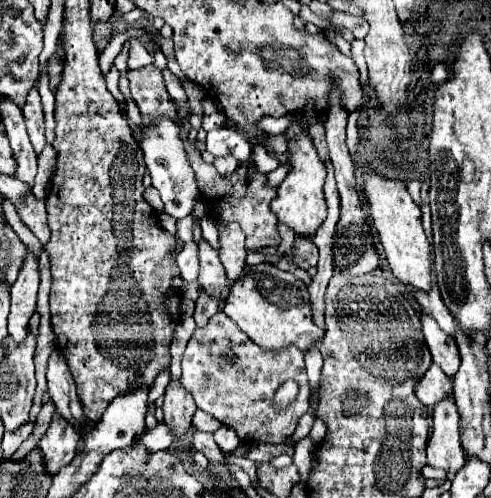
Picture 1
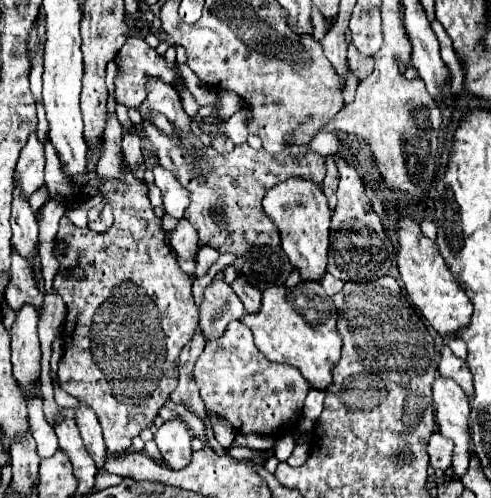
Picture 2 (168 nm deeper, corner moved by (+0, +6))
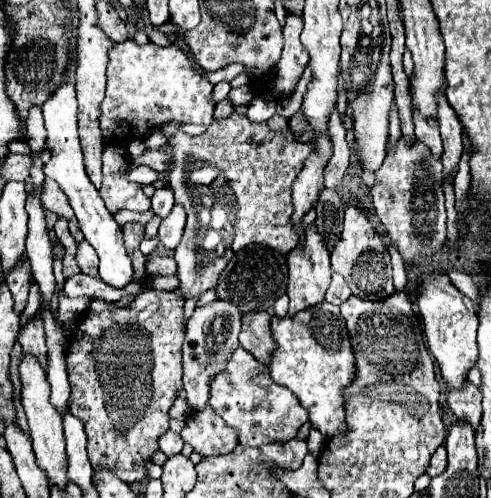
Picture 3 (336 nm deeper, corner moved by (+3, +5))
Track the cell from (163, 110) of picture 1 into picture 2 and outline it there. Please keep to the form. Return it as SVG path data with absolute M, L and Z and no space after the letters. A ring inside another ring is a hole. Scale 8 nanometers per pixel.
M159 78L147 80L147 98L139 106L139 112L143 116L143 134L155 146L159 164L169 168L191 192L191 204L185 212L185 218L197 230L199 244L209 244L219 252L233 252L243 256L251 244L279 246L279 230L261 206L267 190L291 176L307 176L307 180L317 180L317 184L321 184L325 178L325 158L315 152L295 158L291 156L289 148L285 148L279 156L271 156L269 152L263 152L263 148L257 152L249 144L239 144L231 154L221 156L213 148L193 148L193 144L185 144L183 136L191 134L191 118L185 114L177 90ZM157 112L165 114L177 132L169 136L163 134L153 124L153 116Z

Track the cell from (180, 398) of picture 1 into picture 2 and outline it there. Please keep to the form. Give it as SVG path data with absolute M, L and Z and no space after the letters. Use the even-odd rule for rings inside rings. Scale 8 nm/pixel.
M181 418L167 420L155 432L155 442L169 468L185 468L189 464L191 454L193 454L191 440L193 436L189 434L187 424Z

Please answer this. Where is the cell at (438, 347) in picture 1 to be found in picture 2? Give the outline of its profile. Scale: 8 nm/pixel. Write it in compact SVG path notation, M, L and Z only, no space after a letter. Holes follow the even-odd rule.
M443 346L439 352L439 372L441 372L441 376L451 376L465 390L467 396L473 394L473 380L471 380L467 362L463 358L455 356L449 346Z

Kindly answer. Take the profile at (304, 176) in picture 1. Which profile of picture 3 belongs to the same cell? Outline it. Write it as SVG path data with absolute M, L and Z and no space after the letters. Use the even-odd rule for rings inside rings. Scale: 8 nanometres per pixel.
M308 229L306 231L306 245L304 245L304 253L296 253L294 249L288 253L288 269L290 269L290 275L288 275L288 297L290 297L290 317L308 309L308 307L314 307L314 305L320 305L324 301L324 293L330 285L330 275L332 275L332 269L330 269L330 253L328 249L324 249L324 241L322 237L314 231L314 229Z

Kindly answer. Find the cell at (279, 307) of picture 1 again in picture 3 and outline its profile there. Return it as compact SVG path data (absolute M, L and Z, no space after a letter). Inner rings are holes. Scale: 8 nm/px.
M322 303L316 309L298 313L294 319L274 317L272 335L278 343L270 365L272 379L296 395L300 405L308 411L308 421L322 433L324 439L346 433L348 427L344 423L344 389L356 377L356 361L352 355L344 317L340 315L340 307Z

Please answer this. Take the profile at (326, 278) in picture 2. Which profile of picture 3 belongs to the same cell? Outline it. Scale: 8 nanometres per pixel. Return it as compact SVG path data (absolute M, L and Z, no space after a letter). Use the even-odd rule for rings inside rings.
M334 273L334 275L332 275L330 289L328 289L328 293L326 293L326 301L328 301L328 303L334 303L334 305L342 305L350 295L352 295L352 291L350 291L350 287L346 285L346 281L344 281L338 273Z

